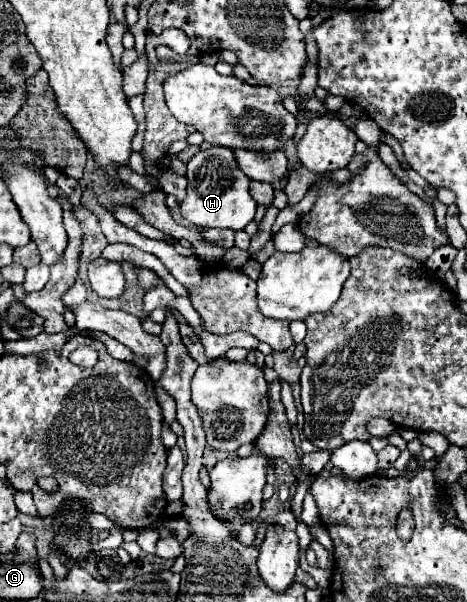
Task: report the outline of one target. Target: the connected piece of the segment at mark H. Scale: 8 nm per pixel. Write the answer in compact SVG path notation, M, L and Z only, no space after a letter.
M212 146L200 150L188 162L188 196L180 204L182 216L200 228L230 228L242 230L254 220L256 202L250 194L250 178L236 166L236 156L230 148Z

